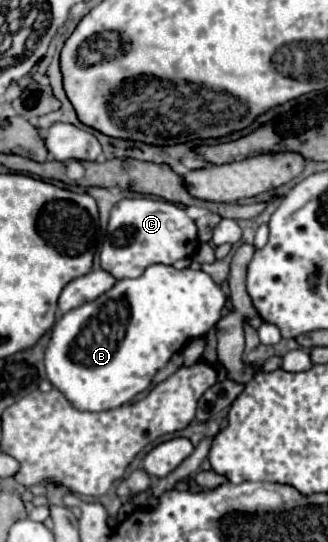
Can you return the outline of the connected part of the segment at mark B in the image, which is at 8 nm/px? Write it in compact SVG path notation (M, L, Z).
M153 264L139 278L125 278L101 294L97 300L87 302L63 314L51 334L45 350L45 372L53 388L57 388L77 410L103 412L127 404L135 394L143 392L157 370L179 352L189 338L199 338L209 332L221 318L227 298L221 288L203 270L175 270L173 266Z

